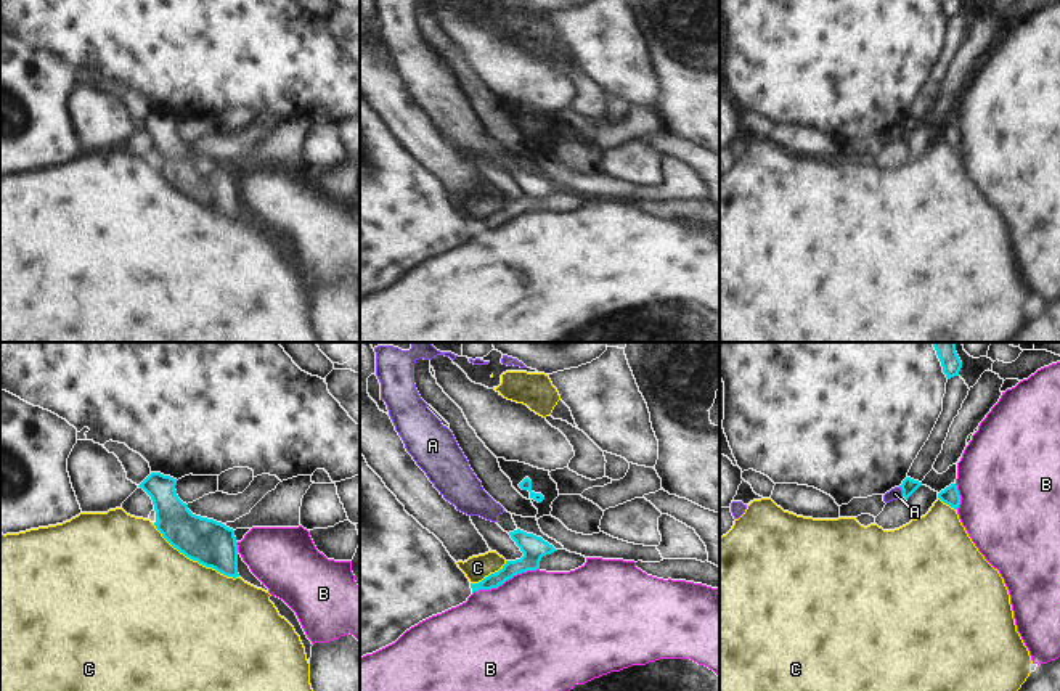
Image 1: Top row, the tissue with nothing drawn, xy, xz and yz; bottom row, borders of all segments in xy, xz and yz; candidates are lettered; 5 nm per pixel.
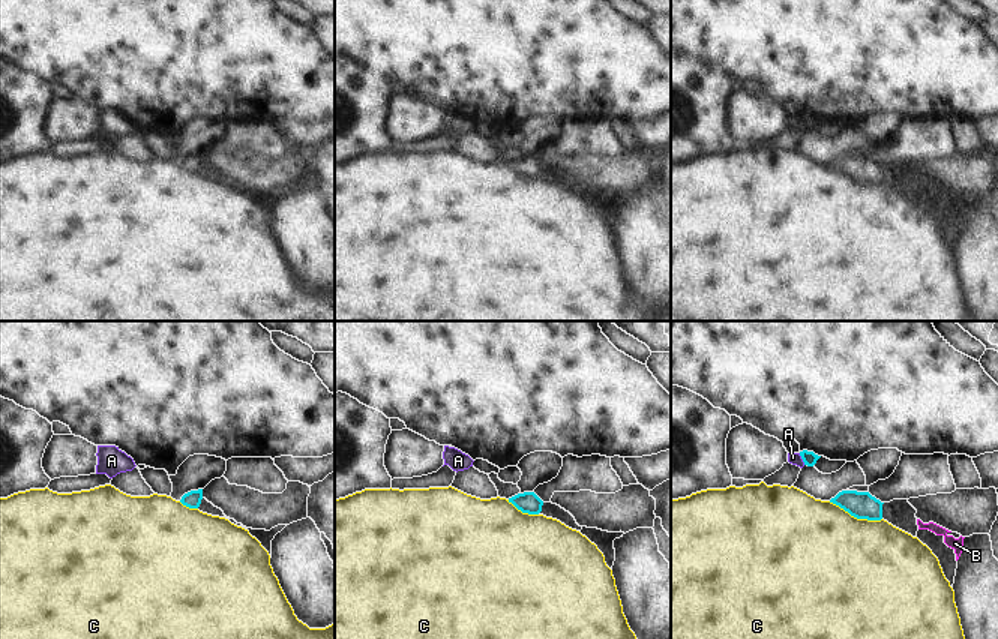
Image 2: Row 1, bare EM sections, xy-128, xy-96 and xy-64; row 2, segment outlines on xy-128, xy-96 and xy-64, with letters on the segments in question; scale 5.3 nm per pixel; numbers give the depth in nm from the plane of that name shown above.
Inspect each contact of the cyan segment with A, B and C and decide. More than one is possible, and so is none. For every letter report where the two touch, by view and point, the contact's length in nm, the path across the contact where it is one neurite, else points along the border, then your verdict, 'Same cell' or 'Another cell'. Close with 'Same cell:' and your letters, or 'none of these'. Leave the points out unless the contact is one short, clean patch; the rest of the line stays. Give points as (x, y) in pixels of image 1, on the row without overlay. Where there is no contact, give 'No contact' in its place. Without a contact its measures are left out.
A: Touches cyan at yz (901, 129). Shared border 60 nm. Boundary: yz (900, 126), (903, 135). Another cell
B: Touches cyan at xz (505, 220). Shared border 360 nm. Another cell
C: Touches cyan at xy (195, 200). Shared border 500 nm. Another cell
Same cell: none of these

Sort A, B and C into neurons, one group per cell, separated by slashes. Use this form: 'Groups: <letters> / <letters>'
Groups: A / B / C

